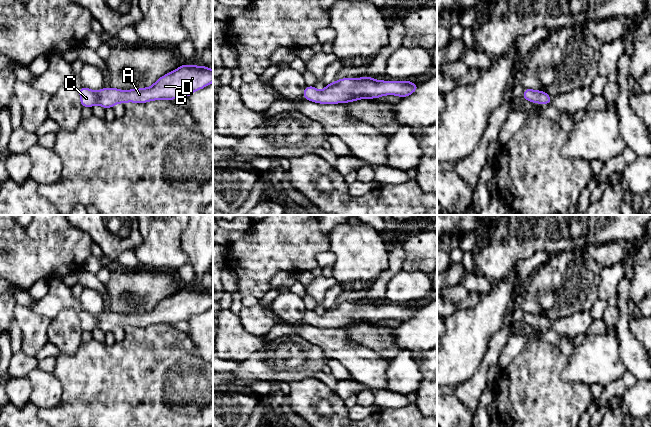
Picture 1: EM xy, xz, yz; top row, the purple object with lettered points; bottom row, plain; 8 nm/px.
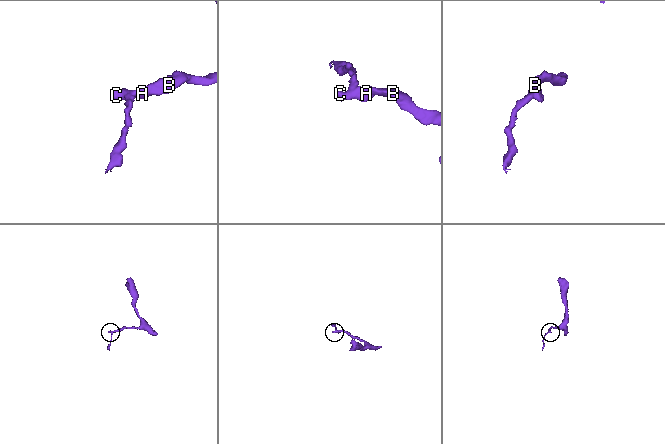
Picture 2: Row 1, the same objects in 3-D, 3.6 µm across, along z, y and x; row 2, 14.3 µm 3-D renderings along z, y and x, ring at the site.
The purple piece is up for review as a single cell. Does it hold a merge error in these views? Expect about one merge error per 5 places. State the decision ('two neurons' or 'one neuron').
one neuron

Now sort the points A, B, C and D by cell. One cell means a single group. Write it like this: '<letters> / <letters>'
A B C D

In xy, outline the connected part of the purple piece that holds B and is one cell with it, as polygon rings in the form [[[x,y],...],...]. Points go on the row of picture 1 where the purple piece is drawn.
[[[183,64],[174,71],[160,77],[152,86],[142,89],[119,90],[117,88],[101,88],[97,93],[89,88],[79,89],[82,107],[91,108],[98,104],[112,108],[117,103],[146,103],[152,100],[173,100],[189,97],[213,82],[213,70],[207,66]]]

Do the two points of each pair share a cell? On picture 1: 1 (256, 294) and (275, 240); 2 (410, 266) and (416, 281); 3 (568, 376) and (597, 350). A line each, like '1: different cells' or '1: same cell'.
1: same cell
2: different cells
3: same cell

